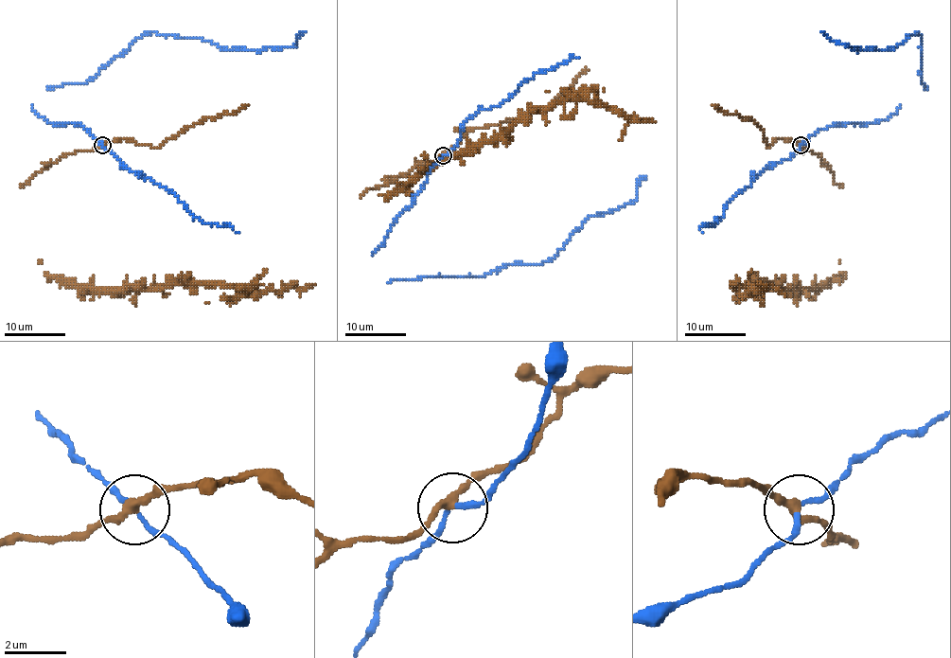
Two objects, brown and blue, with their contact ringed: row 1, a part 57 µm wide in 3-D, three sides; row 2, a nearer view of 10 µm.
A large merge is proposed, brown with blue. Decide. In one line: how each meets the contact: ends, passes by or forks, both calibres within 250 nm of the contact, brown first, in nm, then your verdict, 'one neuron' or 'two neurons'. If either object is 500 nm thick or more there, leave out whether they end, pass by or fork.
brown passes by; blue passes by; 260 nm thick on the brown side, 130 nm on the other; two neurons

